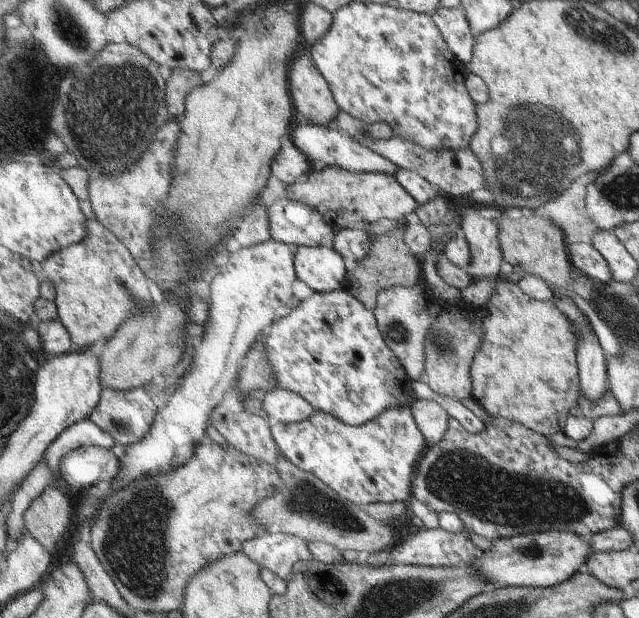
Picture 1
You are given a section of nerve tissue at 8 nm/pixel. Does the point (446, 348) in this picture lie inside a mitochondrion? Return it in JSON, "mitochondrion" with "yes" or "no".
{"mitochondrion":"yes"}

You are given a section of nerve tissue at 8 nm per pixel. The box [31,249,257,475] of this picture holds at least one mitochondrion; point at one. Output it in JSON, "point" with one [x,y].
{"point":[122,283]}

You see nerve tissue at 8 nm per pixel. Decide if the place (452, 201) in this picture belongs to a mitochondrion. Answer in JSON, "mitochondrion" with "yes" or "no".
{"mitochondrion":"no"}

